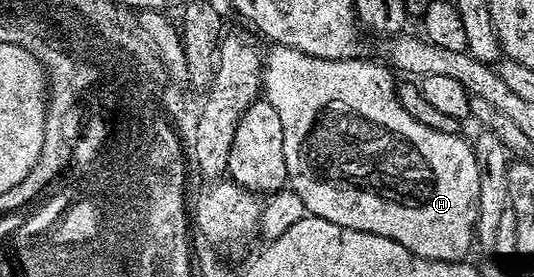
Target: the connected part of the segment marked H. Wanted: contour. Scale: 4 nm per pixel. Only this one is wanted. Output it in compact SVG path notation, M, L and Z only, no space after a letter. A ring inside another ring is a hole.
M272 44L270 48L271 50L265 53L265 60L261 65L261 93L281 119L281 135L285 147L285 171L287 172L286 184L304 203L306 212L312 217L320 217L346 229L393 239L401 243L401 247L405 247L415 257L424 257L430 261L463 261L471 245L473 249L473 242L476 240L475 214L479 200L479 168L474 148L468 142L466 145L459 133L433 131L433 127L425 127L417 123L417 119L413 119L413 115L409 115L409 111L401 107L397 89L383 89L383 81L371 81L375 73L363 73L363 59L344 59L330 62L330 64L321 64L318 57L305 55L293 47ZM322 81L327 84L327 89L319 93L319 84ZM375 109L379 109L379 113L387 113L387 117L399 117L399 121L387 121L387 117L383 117L383 121L375 121L375 117L371 117Z

